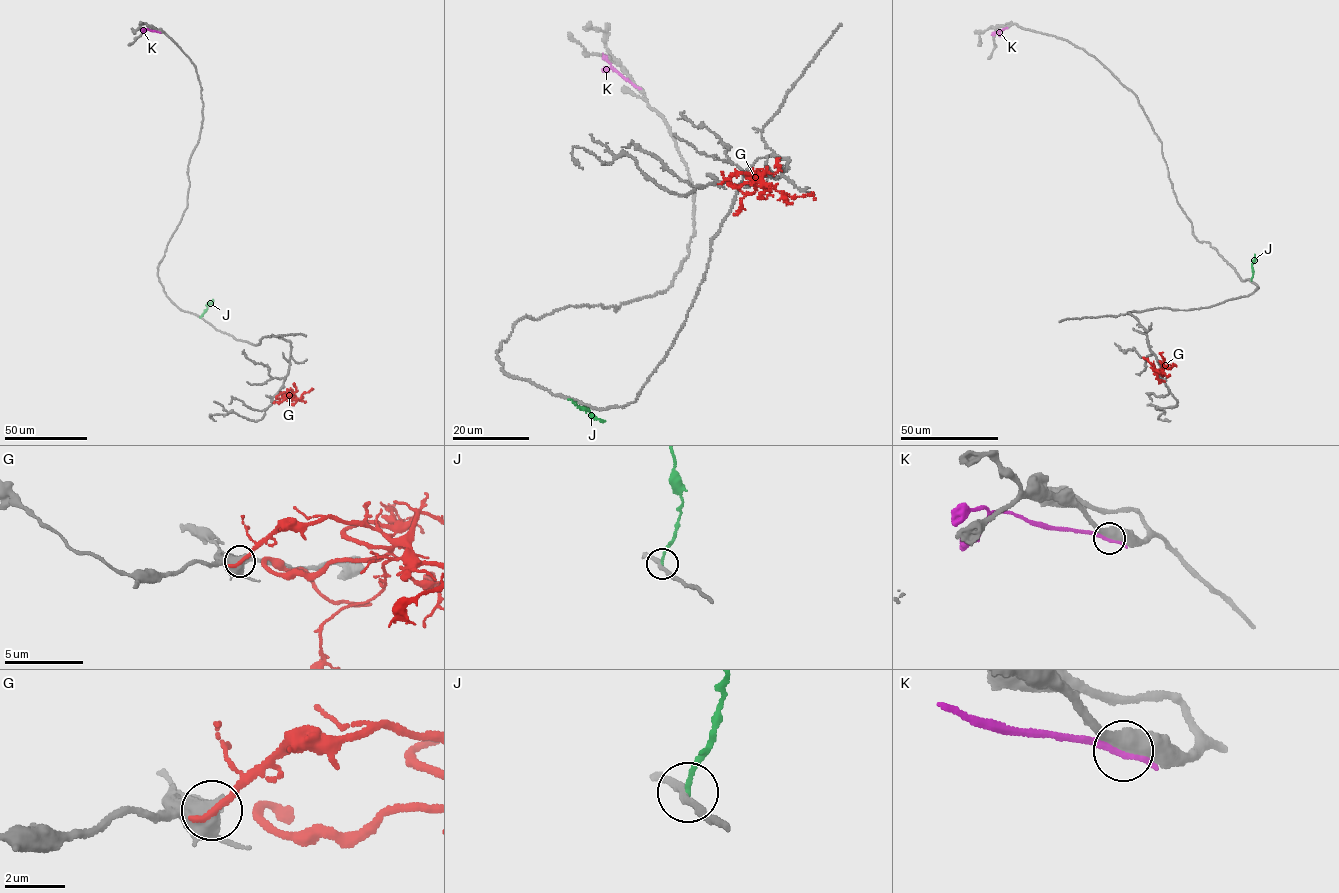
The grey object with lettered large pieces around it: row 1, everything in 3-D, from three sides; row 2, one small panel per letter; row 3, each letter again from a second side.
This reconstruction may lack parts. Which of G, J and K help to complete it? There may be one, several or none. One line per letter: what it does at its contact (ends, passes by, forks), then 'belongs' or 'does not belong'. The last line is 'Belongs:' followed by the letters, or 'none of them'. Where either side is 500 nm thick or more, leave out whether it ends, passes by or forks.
G: it ends there; does not belong
J: it ends there; does not belong
K: it passes by; does not belong
Belongs: none of them

